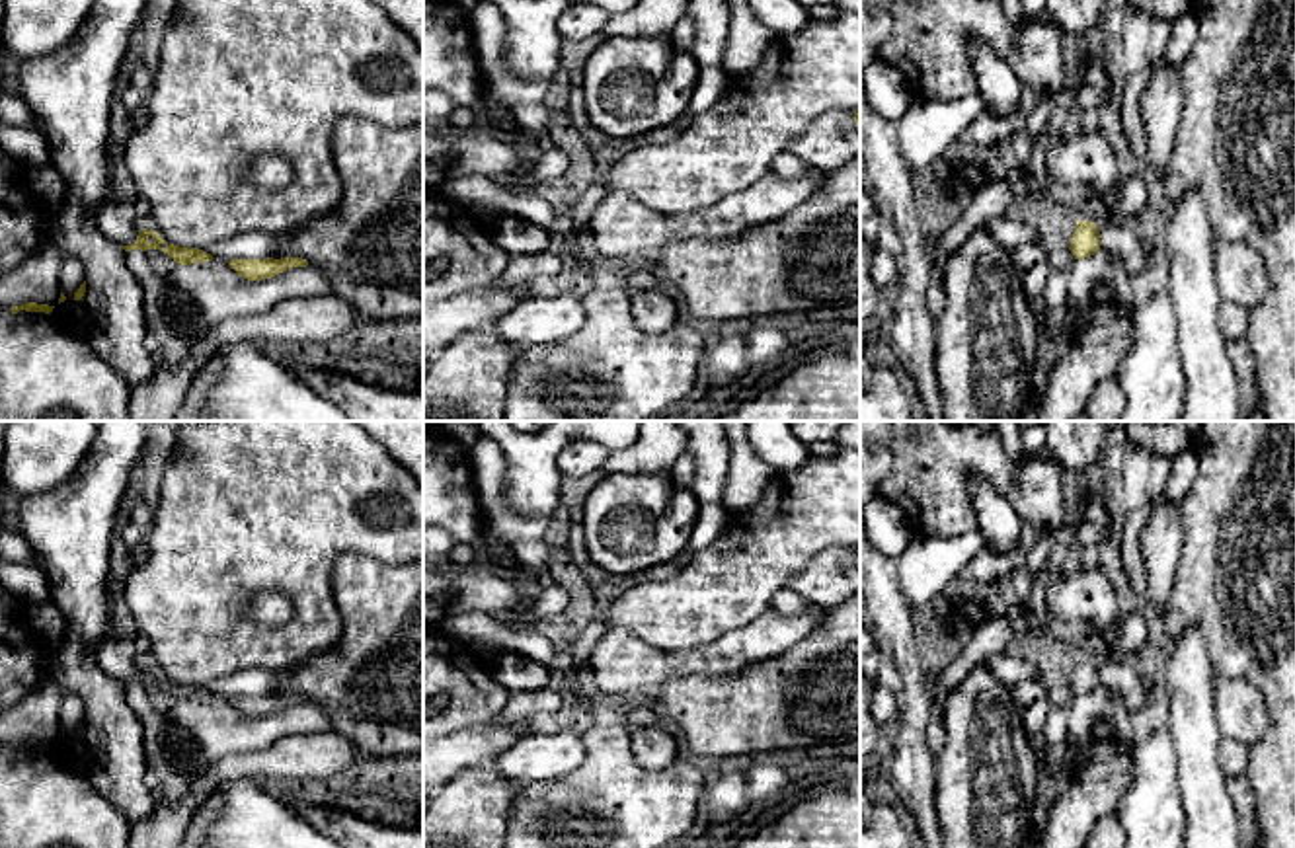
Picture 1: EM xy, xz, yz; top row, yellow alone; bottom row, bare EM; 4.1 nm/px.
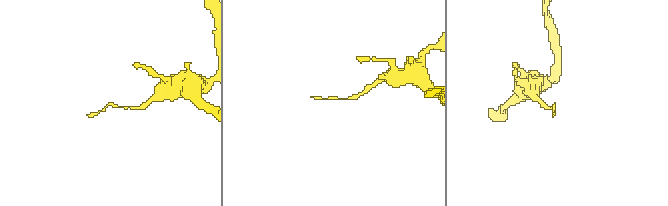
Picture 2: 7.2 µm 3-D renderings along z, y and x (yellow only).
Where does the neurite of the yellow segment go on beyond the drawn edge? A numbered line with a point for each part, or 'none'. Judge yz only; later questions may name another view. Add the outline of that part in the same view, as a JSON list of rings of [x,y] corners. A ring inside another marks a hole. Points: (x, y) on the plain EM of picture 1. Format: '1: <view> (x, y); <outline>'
none

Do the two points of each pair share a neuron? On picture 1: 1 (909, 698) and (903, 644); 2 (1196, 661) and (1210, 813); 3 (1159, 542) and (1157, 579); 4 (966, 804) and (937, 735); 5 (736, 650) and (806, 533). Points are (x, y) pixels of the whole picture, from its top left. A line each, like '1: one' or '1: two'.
1: one
2: one
3: one
4: two
5: two

